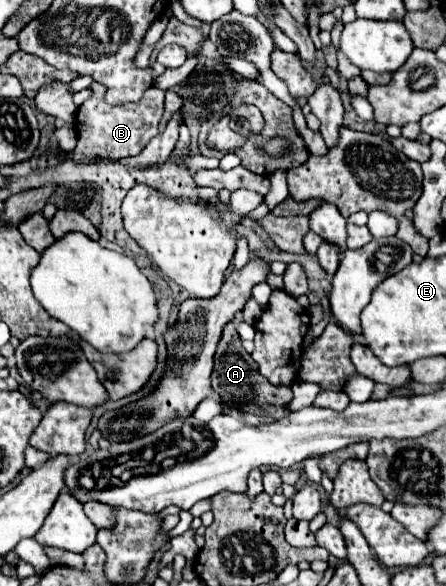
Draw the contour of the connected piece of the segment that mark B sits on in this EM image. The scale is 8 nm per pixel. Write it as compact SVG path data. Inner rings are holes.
M96 81L90 87L94 89L94 95L80 105L80 111L76 115L78 145L74 149L74 159L120 159L140 154L147 143L158 134L158 123L164 113L164 91L152 87L138 103L108 105L104 103L106 87L102 87L102 83Z

